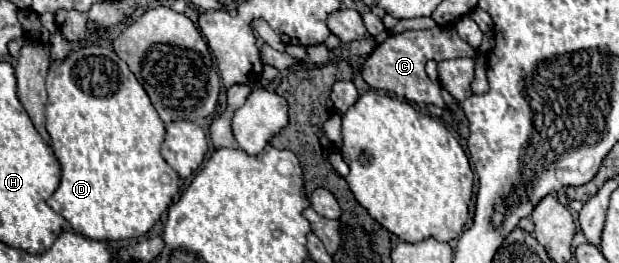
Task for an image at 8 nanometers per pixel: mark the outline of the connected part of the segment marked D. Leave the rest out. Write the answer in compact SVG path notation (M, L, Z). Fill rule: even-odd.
M76 47L62 63L48 71L46 89L46 129L52 137L54 155L62 167L60 187L46 203L60 213L76 233L94 241L124 241L150 233L178 193L178 175L160 155L164 123L152 107L144 87L134 73L130 73L126 61L122 61L112 47Z

